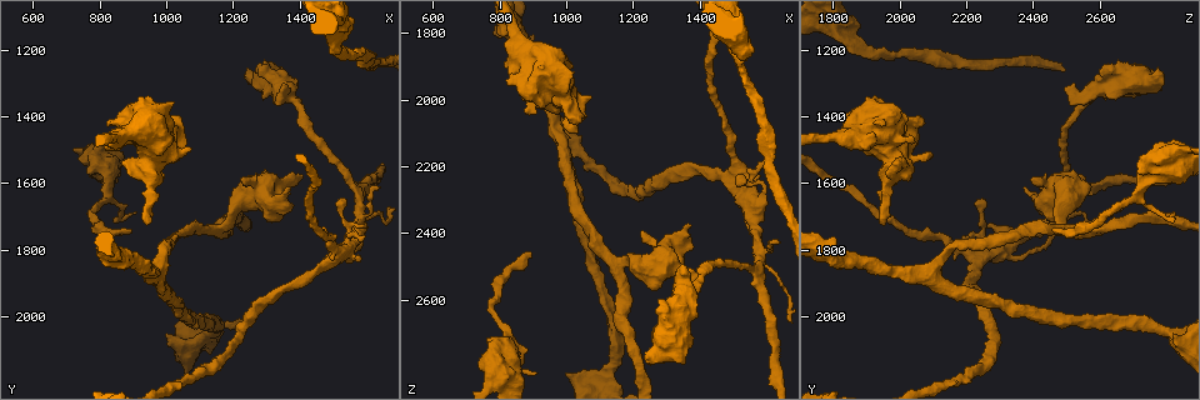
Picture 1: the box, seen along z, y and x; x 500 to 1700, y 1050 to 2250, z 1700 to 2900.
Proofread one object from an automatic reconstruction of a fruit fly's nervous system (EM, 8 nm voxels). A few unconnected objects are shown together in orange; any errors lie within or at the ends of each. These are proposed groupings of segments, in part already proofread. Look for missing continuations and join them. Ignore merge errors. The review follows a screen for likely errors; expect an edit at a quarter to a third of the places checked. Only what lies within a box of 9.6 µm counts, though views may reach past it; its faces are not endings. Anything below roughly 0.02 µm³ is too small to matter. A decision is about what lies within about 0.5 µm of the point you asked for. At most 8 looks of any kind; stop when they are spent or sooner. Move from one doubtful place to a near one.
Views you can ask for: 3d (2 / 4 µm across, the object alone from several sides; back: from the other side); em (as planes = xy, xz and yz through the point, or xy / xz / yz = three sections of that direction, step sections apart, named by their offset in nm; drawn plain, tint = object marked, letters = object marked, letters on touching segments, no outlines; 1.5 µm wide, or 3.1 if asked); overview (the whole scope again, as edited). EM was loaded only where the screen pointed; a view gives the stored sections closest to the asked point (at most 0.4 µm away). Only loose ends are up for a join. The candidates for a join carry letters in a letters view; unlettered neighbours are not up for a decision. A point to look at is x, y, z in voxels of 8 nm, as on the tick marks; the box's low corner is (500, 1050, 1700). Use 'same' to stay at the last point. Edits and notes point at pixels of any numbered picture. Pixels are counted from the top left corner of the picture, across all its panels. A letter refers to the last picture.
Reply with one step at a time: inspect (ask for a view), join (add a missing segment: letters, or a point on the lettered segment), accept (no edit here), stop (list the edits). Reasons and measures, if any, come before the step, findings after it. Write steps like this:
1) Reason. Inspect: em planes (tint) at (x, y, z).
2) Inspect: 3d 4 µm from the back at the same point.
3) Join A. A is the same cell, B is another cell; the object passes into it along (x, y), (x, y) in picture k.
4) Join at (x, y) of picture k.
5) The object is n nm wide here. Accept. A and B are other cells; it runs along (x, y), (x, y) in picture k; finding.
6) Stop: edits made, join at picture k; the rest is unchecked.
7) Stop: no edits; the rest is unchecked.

Stops while still wide. Inspect: 3d 2 µm at (1350, 1320, 2500).

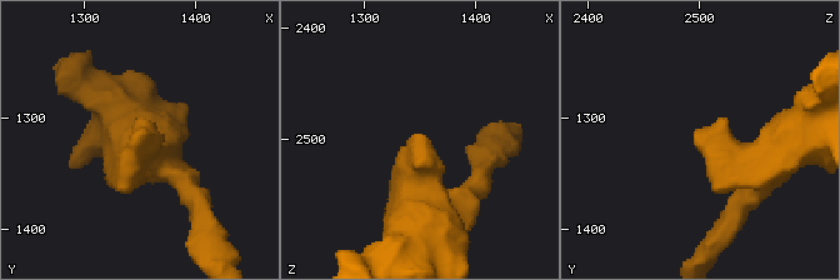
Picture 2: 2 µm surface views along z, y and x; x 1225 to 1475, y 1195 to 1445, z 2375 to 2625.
Inspect: em planes (letters) at (1342, 1316, 2492).

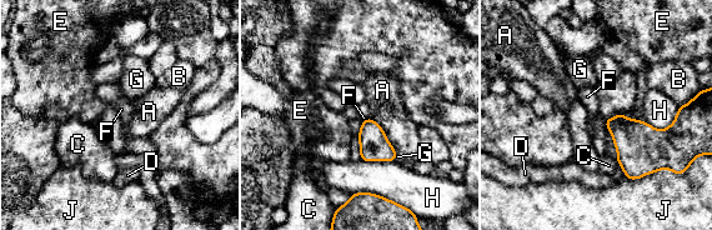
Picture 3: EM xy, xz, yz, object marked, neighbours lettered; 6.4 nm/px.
Accept. A, B, C, D, E, F, G, H and J are other cells; a border runs along (370, 118), (364, 120) in picture 3; no lettered segment goes on from it.

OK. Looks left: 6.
An open end. Inspect: 3d 2 µm at (920, 1700, 2820).

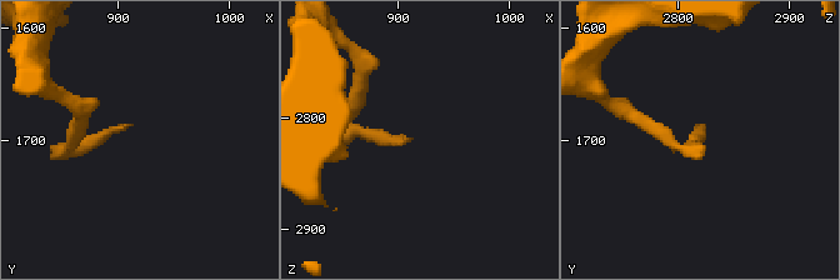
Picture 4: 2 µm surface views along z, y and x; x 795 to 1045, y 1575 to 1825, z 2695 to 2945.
Shape alone is not enough. Inspect: em planes (letters) at (912, 1688, 2818).

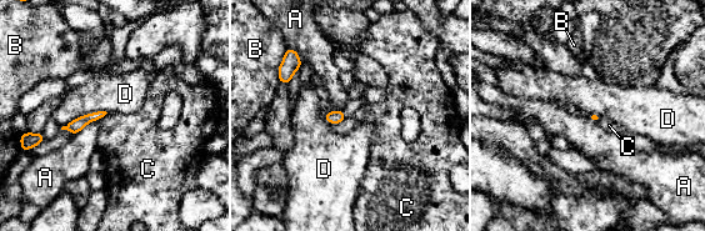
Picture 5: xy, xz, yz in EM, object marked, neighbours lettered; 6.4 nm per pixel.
Accept. A, B, C and D are other cells; a border runs along (106, 111), (80, 115), (61, 127) in picture 5; none of them fits.

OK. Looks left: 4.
An open end. Inspect: 3d 2 µm at (890, 1730, 2450).

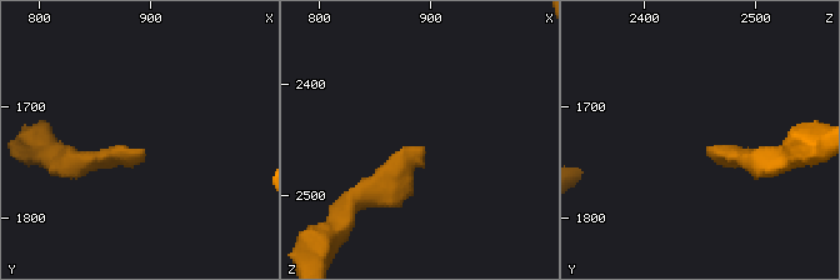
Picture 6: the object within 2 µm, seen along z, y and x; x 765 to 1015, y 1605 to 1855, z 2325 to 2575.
Need the tissue. Inspect: em 3.1 µm planes (letters) at (892, 1738, 2458).

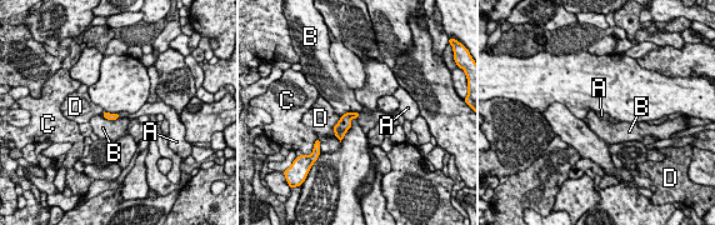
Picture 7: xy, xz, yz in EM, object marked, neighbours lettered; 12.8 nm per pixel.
Join A. A is the same cell, B, C and D are other cells; the object passes into it along (344, 124), (358, 115), (366, 120) in picture 7; it goes on there.

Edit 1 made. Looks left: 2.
Stop: edits made, join at picture 7; the rest is unchecked.

